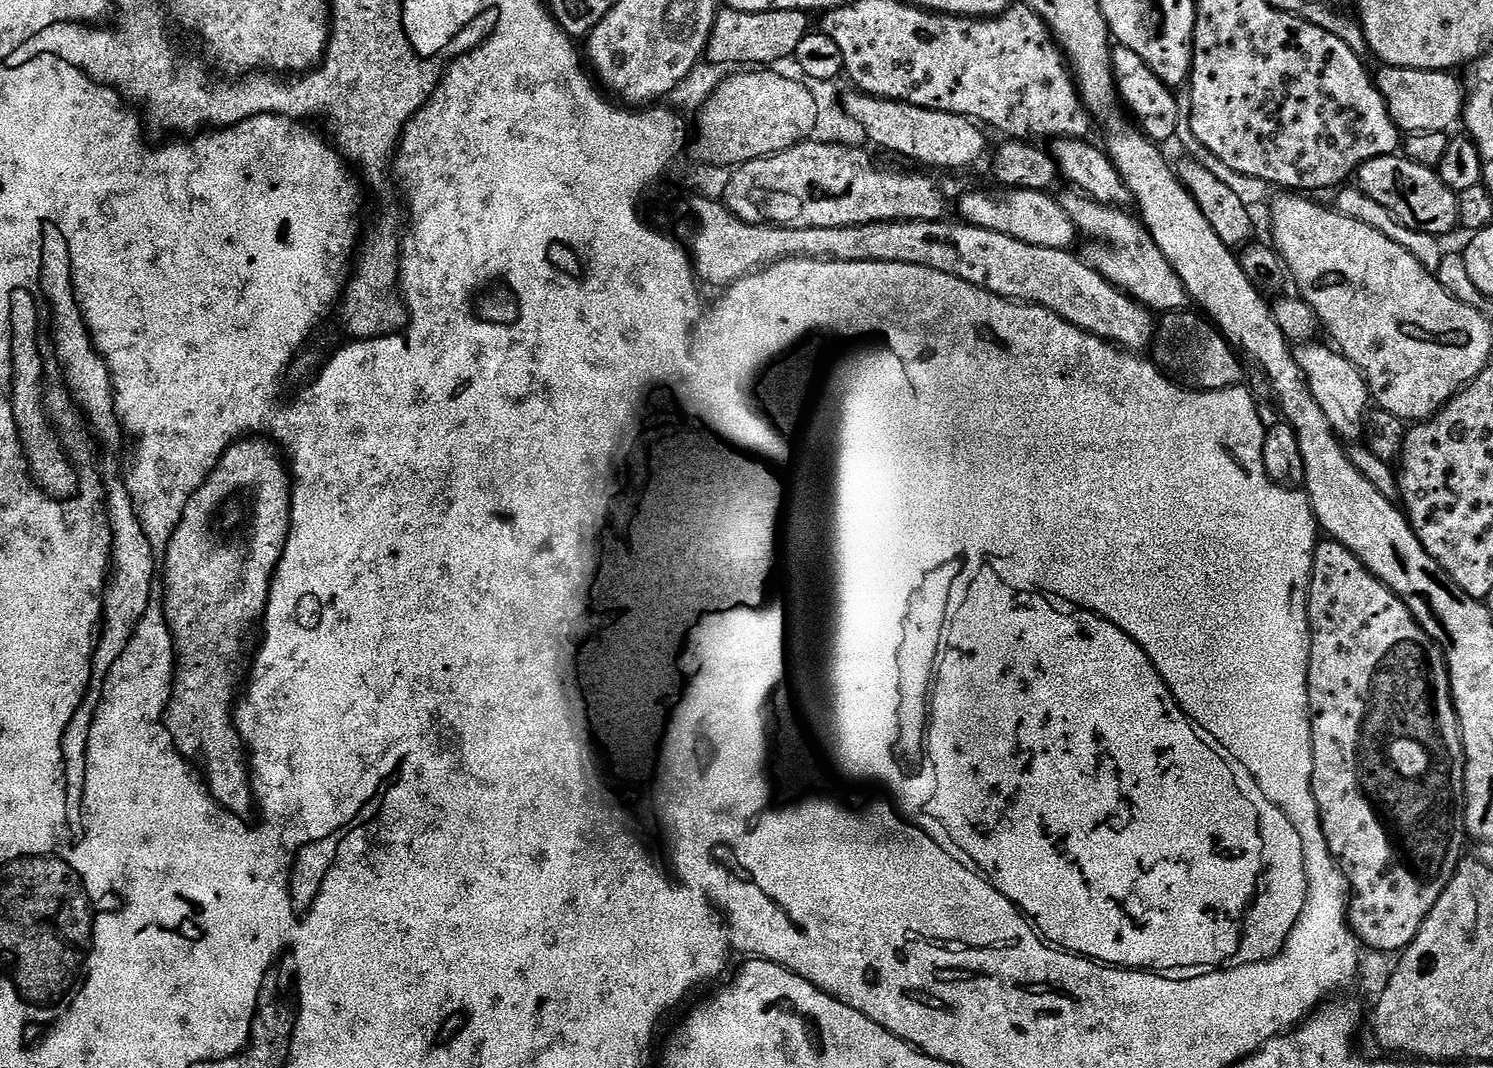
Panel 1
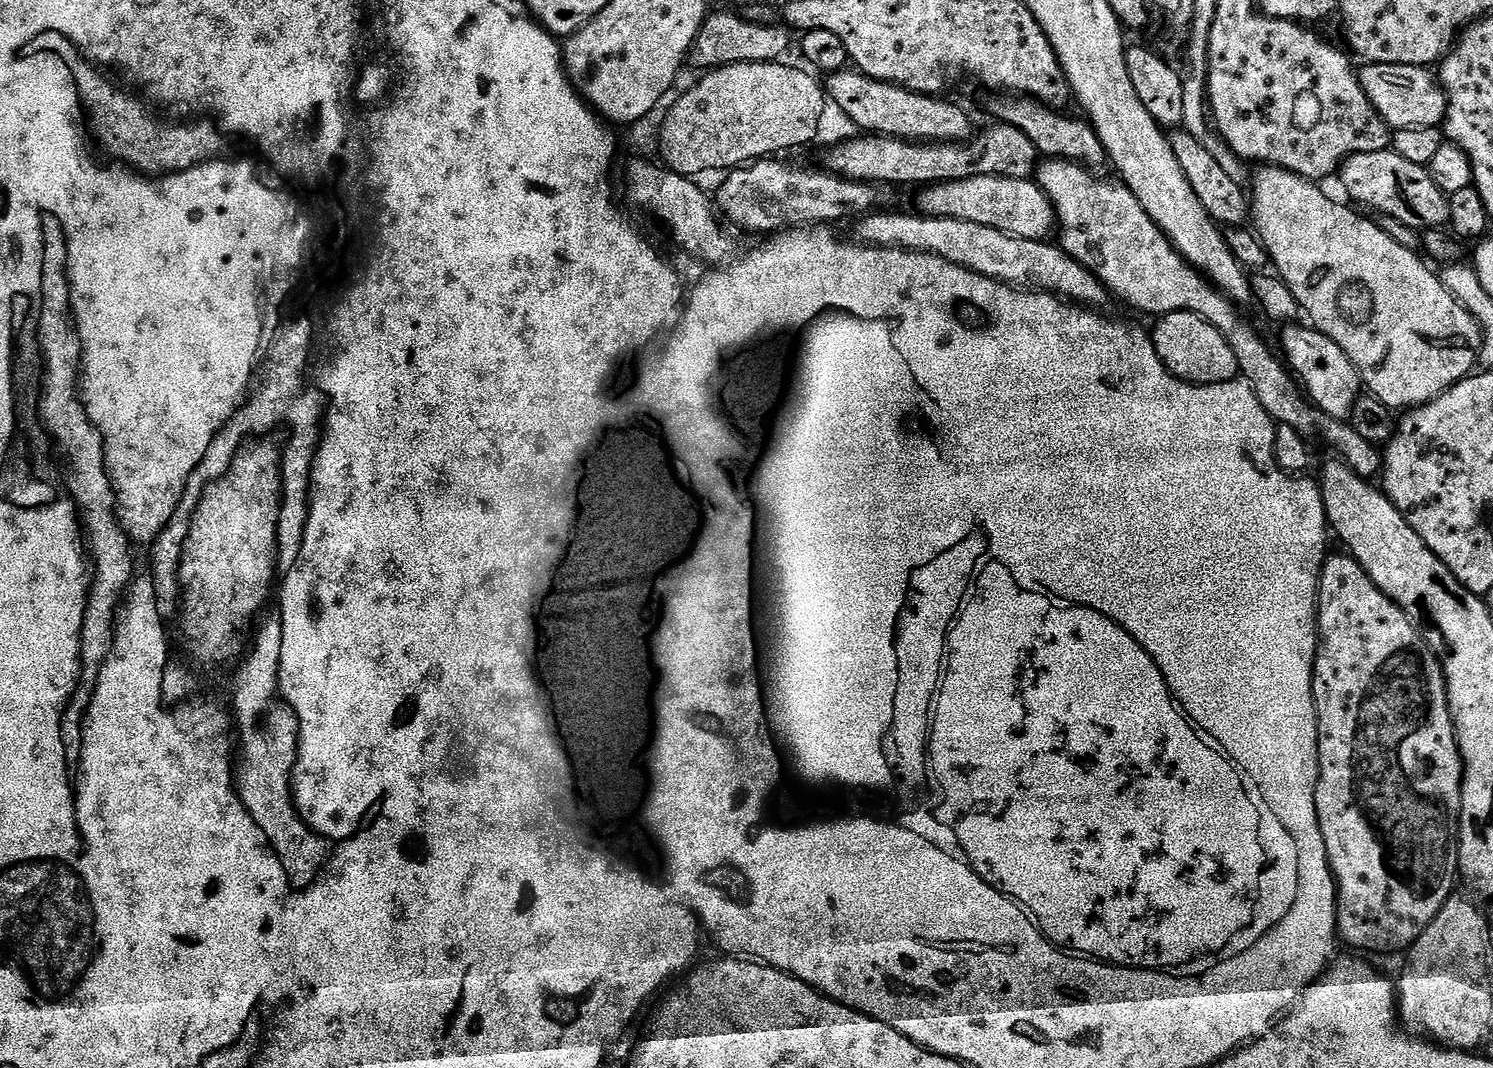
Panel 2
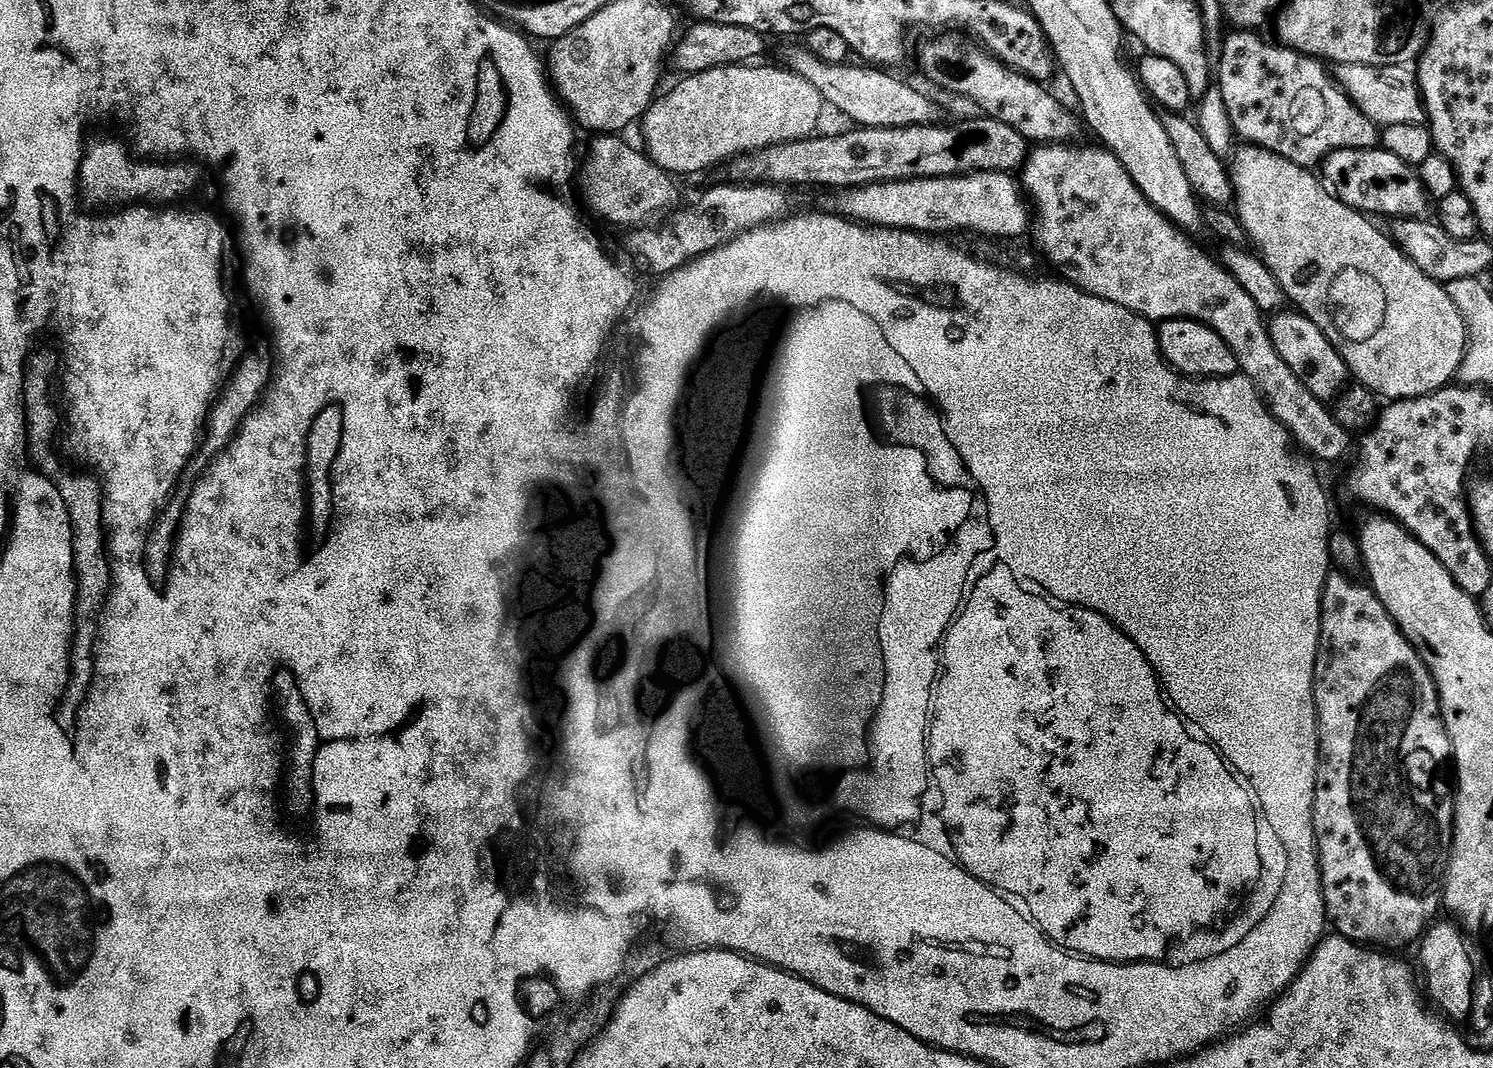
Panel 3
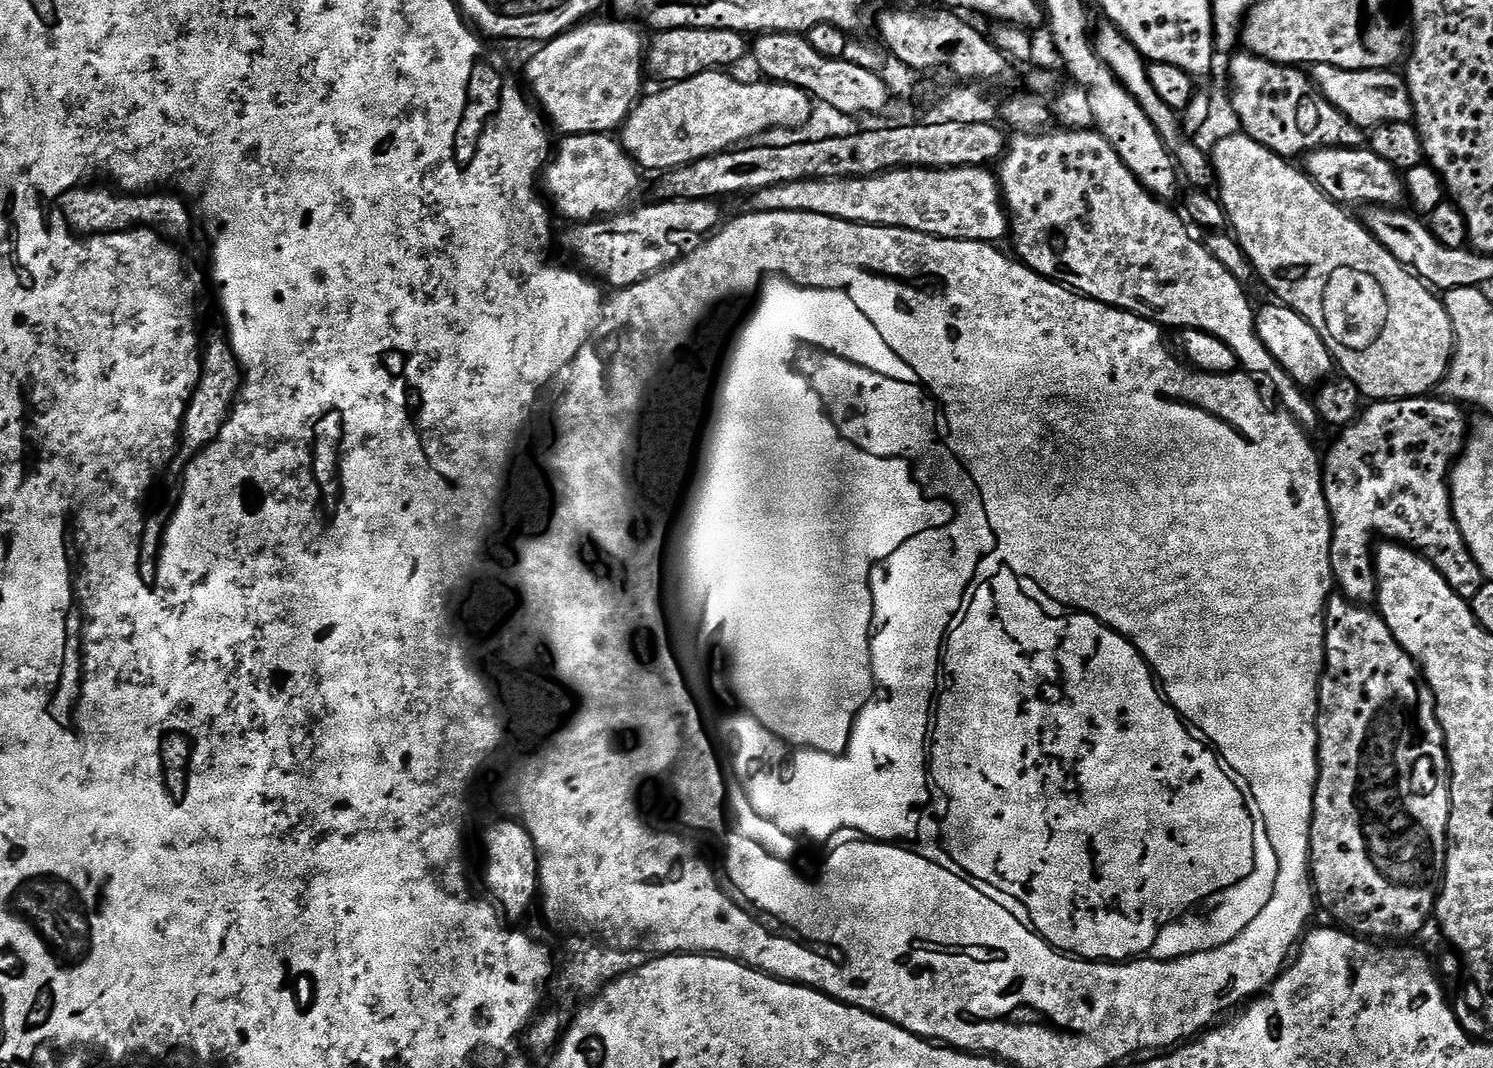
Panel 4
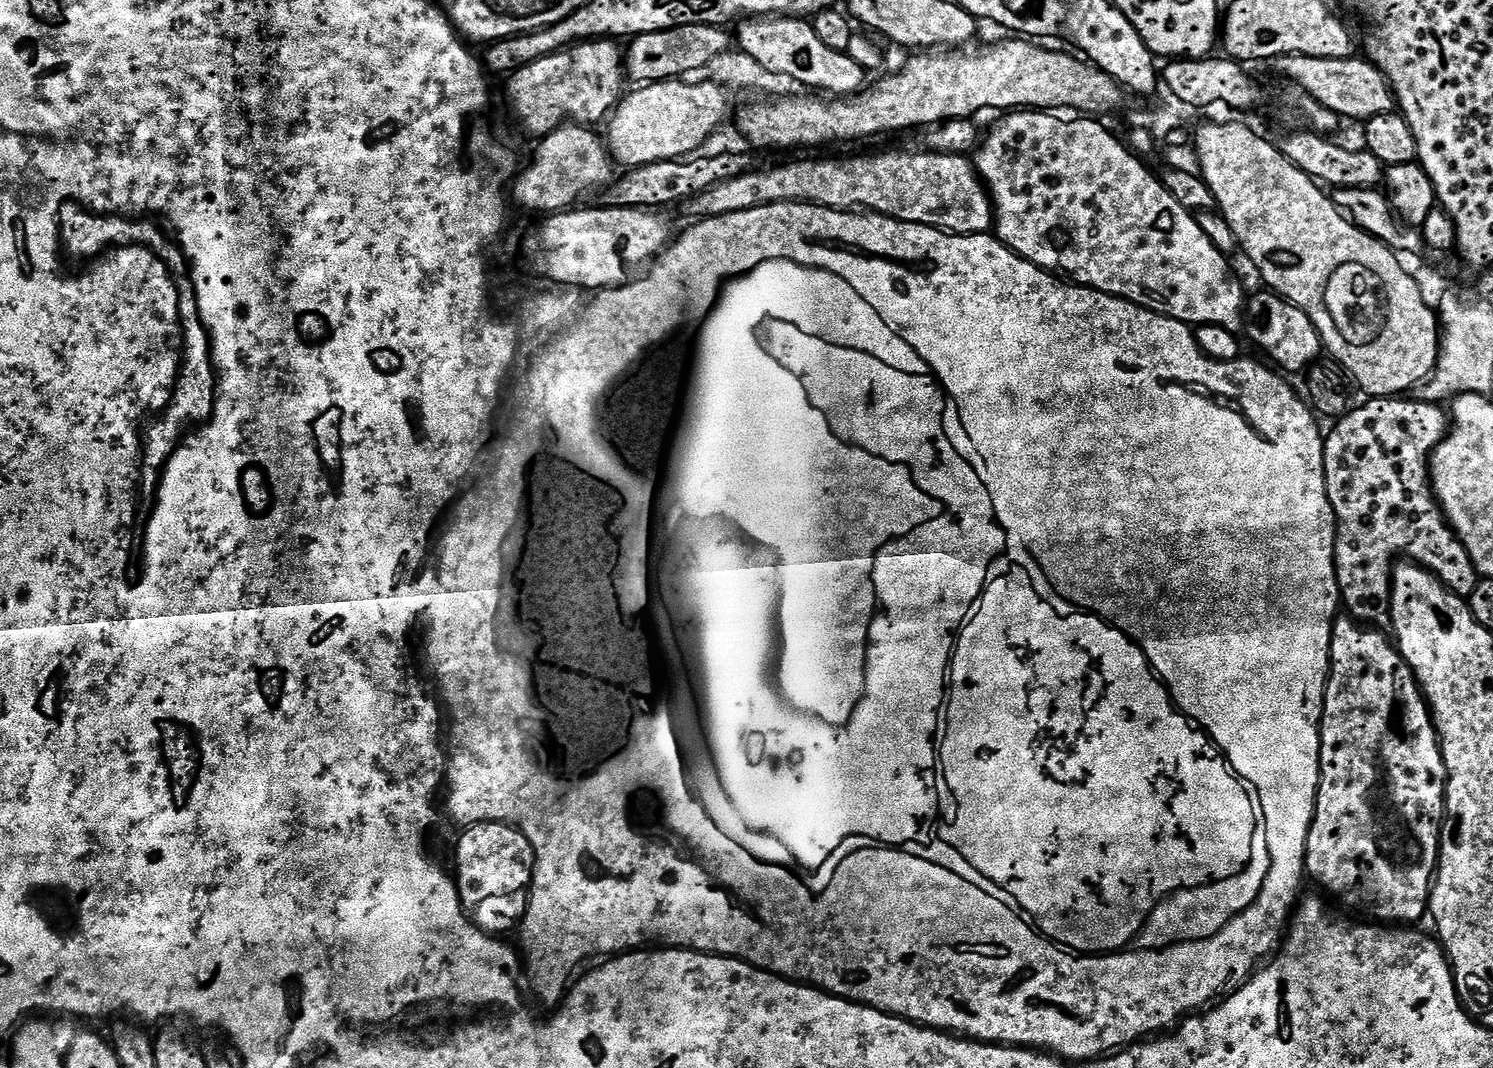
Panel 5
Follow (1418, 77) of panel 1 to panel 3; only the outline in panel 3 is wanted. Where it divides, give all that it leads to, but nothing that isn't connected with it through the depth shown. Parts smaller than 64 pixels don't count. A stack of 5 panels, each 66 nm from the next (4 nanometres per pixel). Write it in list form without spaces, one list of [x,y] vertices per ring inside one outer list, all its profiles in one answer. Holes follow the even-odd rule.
[[[1346,64],[1339,69],[1338,83],[1348,97],[1377,126],[1389,128],[1401,122],[1423,124],[1426,120],[1424,97],[1420,92],[1417,73],[1411,67],[1395,64],[1389,68],[1375,68],[1361,64]]]

